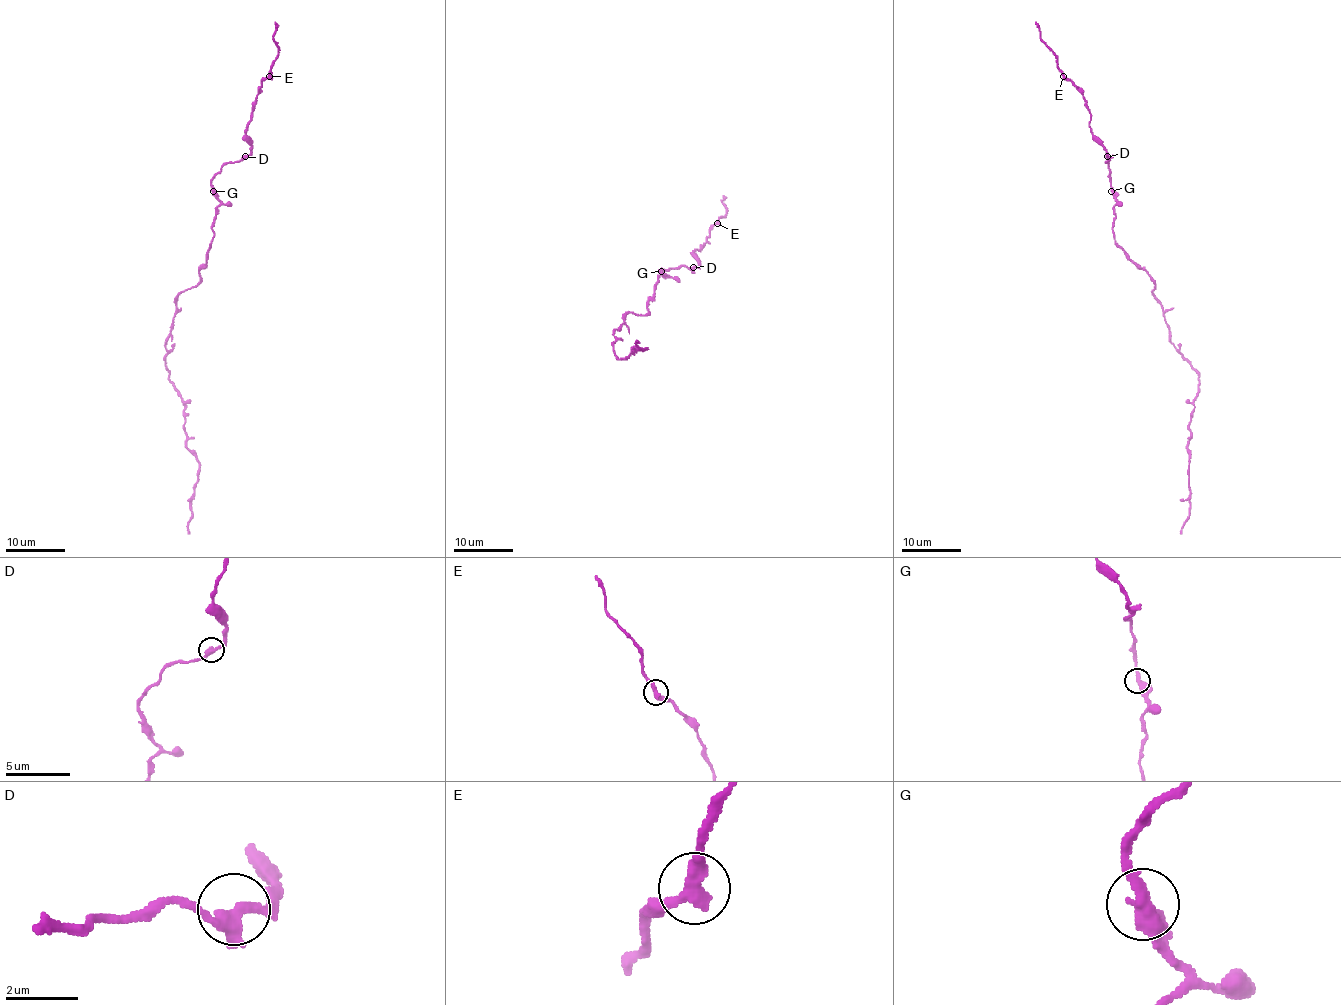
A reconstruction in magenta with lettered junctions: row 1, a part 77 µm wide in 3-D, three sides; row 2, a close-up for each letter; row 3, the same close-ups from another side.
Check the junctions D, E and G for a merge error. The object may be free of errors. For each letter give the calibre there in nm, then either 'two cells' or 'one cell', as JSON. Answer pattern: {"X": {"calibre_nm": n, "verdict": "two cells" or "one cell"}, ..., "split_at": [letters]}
{"D": {"calibre_nm": 360, "verdict": "one cell"}, "E": {"calibre_nm": 360, "verdict": "one cell"}, "G": {"calibre_nm": 360, "verdict": "one cell"}, "split_at": []}

